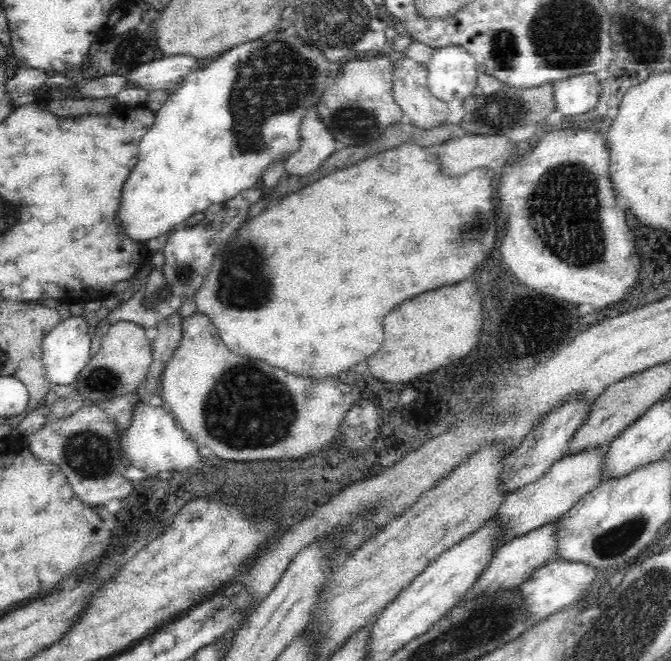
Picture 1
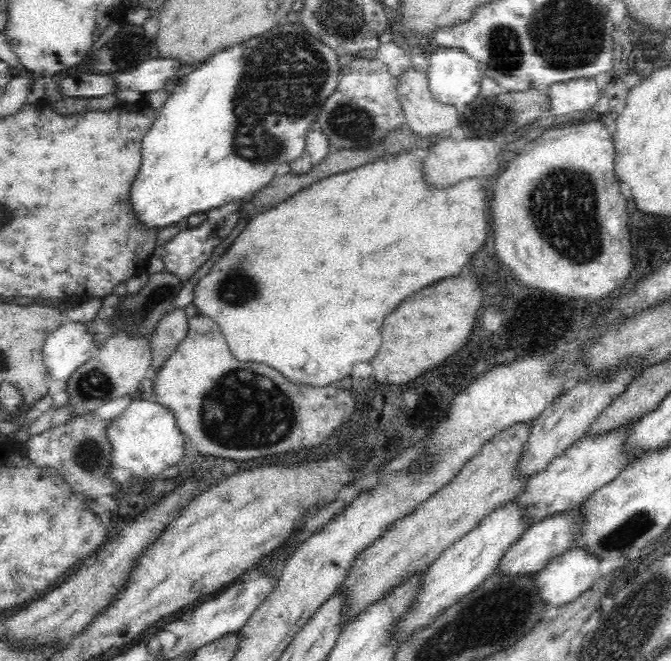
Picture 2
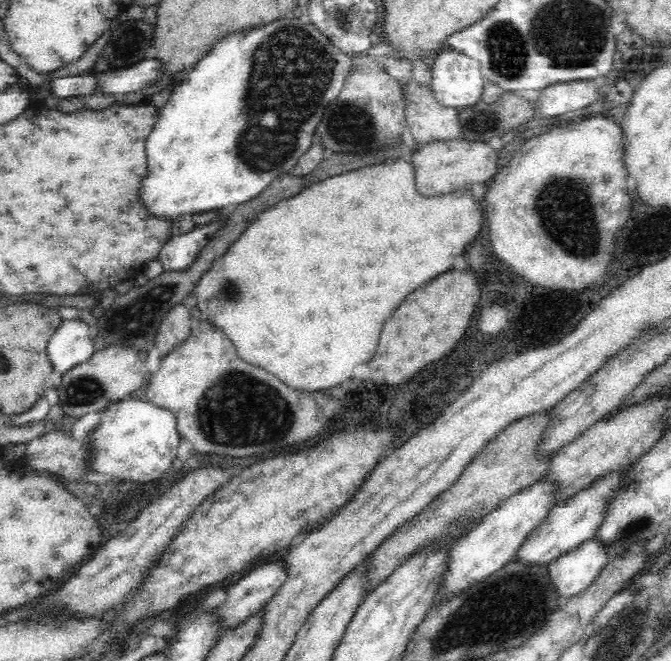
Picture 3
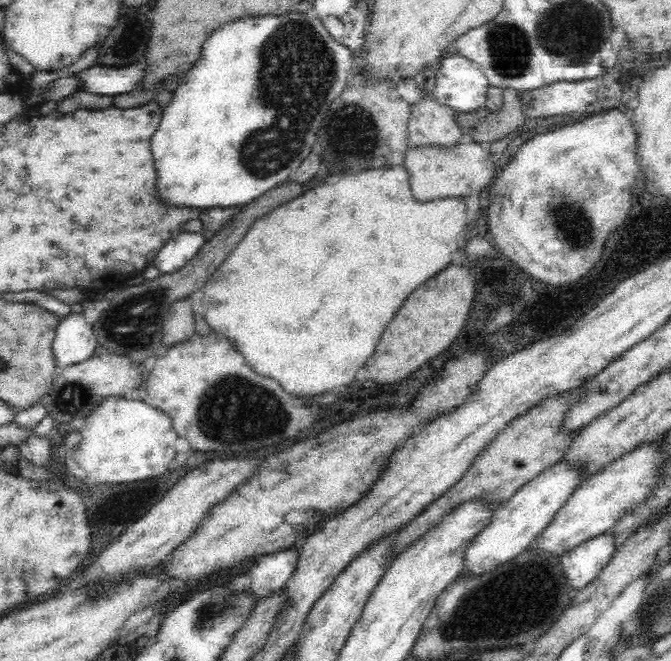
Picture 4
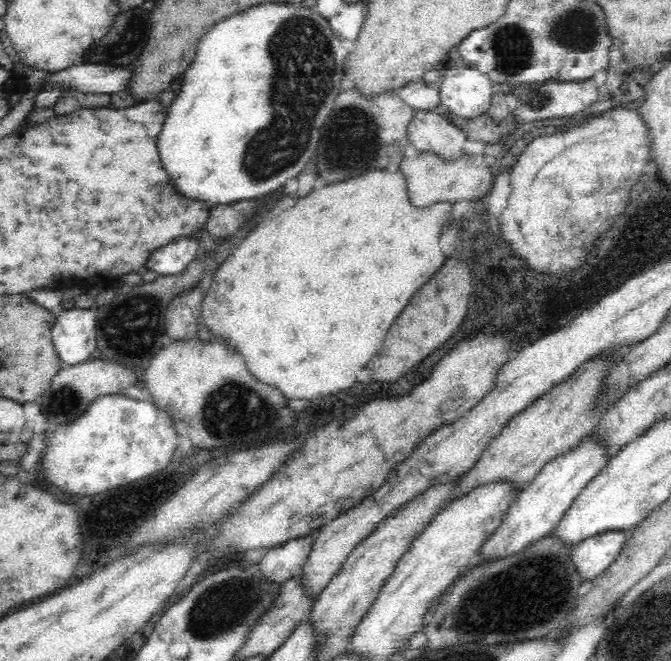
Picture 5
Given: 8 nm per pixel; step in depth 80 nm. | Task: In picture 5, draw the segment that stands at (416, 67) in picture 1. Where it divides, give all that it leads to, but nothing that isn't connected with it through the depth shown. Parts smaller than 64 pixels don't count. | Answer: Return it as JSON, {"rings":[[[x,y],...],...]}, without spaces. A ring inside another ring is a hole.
{"rings":[[[436,110],[415,111],[408,125],[407,139],[420,153],[440,155],[444,161],[455,161],[464,154],[467,136]]]}

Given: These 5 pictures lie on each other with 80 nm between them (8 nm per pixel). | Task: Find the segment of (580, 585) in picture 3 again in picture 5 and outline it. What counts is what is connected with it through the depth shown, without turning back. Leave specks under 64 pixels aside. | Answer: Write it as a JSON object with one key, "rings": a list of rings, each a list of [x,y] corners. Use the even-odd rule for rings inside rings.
{"rings":[[[624,531],[600,533],[578,543],[571,550],[571,557],[583,580],[595,579],[603,573],[624,548],[628,536]]]}

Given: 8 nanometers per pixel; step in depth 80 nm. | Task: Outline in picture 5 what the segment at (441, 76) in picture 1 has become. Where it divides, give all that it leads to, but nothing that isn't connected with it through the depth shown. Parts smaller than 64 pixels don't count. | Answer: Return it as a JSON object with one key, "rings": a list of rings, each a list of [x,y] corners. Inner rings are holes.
{"rings":[[[461,58],[447,64],[439,81],[441,104],[460,118],[486,114],[492,104],[494,84],[478,68],[469,66]]]}

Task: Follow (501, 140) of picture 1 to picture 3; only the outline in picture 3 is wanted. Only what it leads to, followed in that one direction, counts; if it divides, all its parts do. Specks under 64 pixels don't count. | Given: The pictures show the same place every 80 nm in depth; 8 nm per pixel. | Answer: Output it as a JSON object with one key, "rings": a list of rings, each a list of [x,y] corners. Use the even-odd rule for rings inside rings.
{"rings":[[[448,140],[448,142],[419,145],[412,151],[410,158],[414,167],[414,183],[418,193],[433,197],[457,191],[462,187],[481,188],[496,174],[496,153],[496,150],[484,142]]]}

